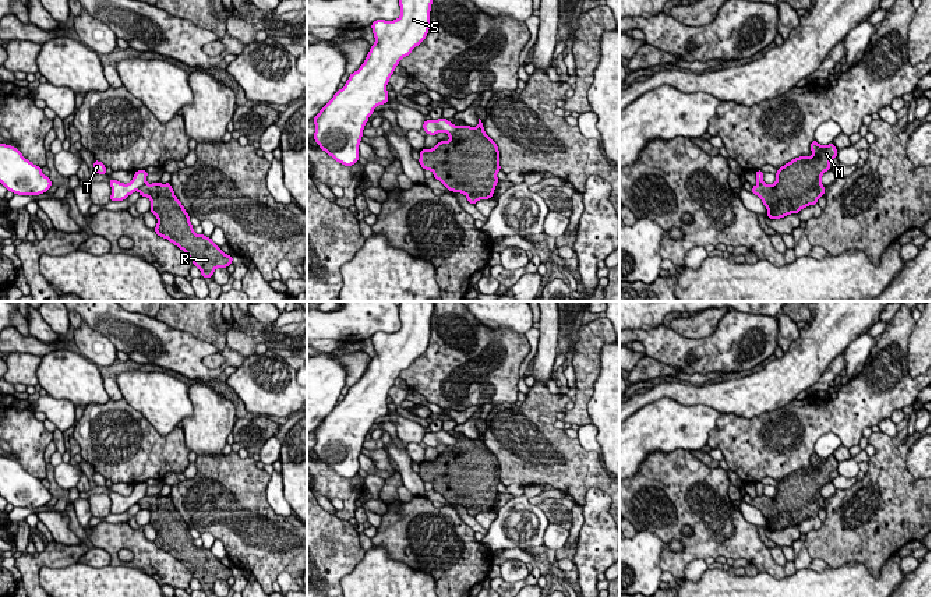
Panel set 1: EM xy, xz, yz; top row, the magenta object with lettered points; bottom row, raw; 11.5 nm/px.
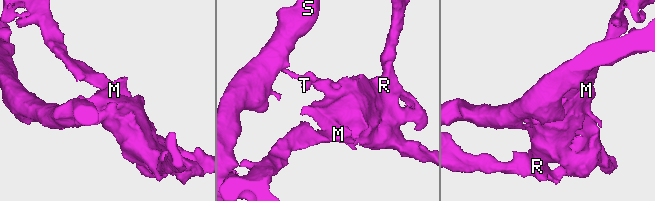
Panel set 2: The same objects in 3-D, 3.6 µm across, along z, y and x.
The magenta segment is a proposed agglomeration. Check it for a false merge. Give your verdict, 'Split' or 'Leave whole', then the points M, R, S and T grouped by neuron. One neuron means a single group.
Split. Groups: M R / S T

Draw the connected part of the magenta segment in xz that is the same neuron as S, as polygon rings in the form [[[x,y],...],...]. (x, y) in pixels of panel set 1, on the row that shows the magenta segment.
[[[399,0],[400,17],[393,21],[377,20],[371,24],[375,43],[364,63],[349,75],[345,86],[314,117],[314,141],[336,162],[352,166],[359,160],[359,144],[368,117],[378,105],[389,99],[386,85],[399,61],[409,56],[427,36],[433,0]]]

